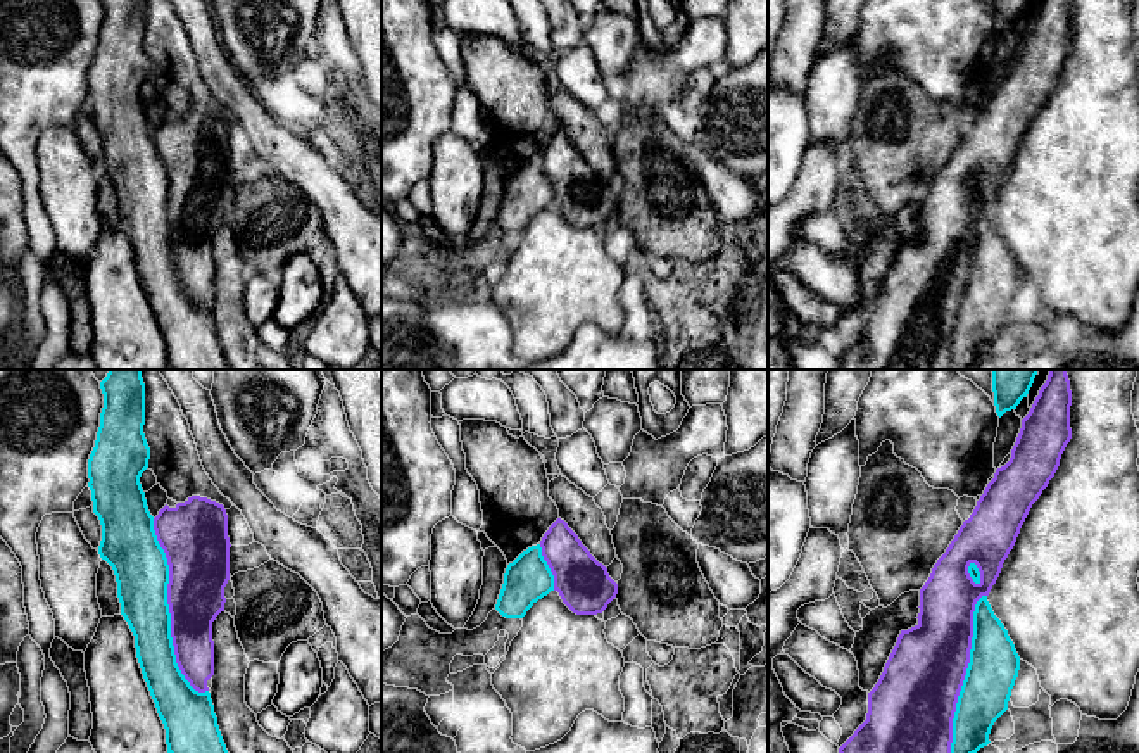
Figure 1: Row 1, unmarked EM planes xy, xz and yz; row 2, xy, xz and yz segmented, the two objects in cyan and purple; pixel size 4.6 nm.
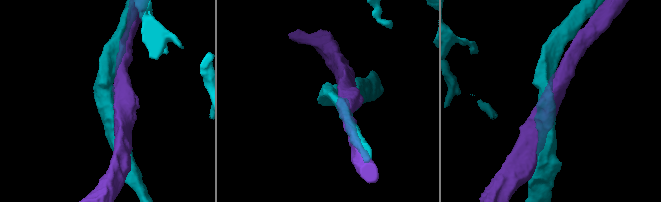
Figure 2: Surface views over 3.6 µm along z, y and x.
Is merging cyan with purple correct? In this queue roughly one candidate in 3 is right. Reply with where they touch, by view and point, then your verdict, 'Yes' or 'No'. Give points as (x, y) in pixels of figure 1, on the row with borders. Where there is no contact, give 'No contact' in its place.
Touches cyan at xy (168, 608). Yes

